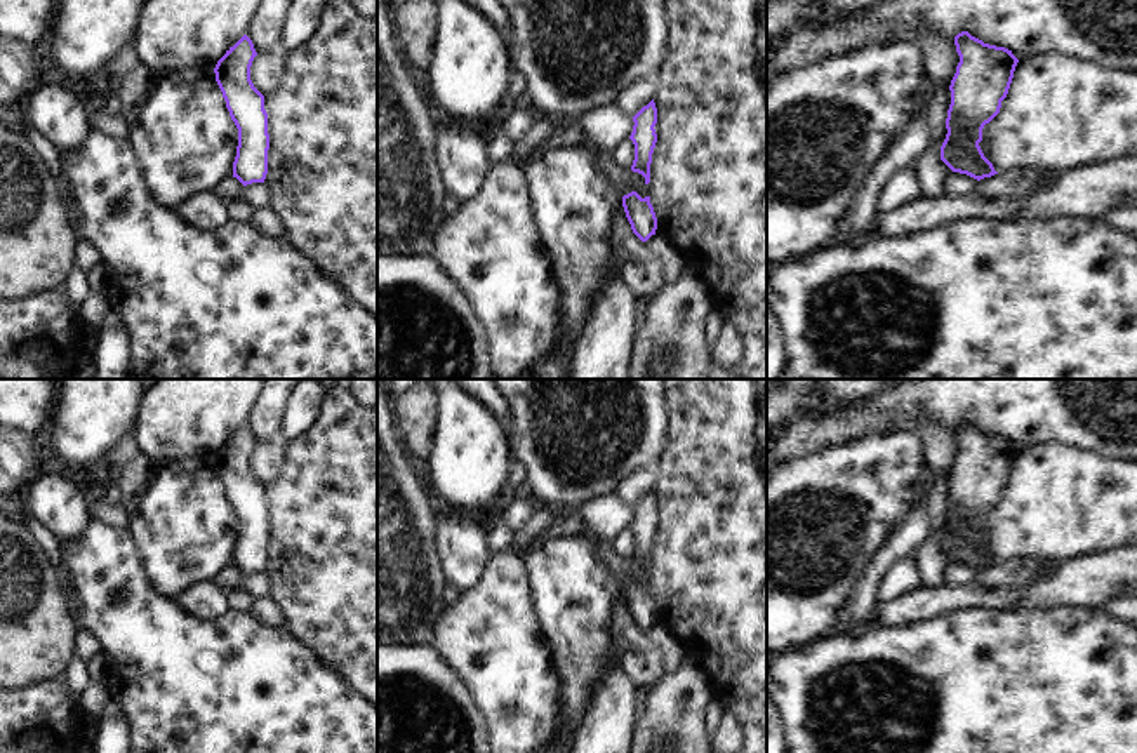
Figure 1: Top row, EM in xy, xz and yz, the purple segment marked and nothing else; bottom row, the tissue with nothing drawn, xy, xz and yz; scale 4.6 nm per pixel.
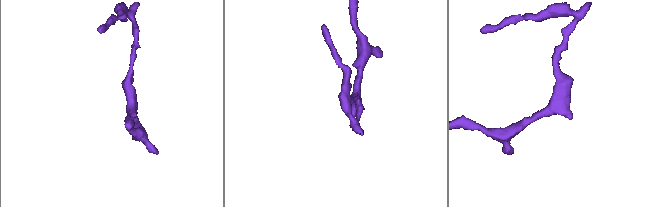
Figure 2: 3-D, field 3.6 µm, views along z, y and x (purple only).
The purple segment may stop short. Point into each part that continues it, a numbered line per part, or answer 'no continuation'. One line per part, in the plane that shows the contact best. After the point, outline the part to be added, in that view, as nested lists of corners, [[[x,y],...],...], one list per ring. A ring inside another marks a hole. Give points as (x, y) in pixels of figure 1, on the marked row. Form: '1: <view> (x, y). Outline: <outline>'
no continuation

